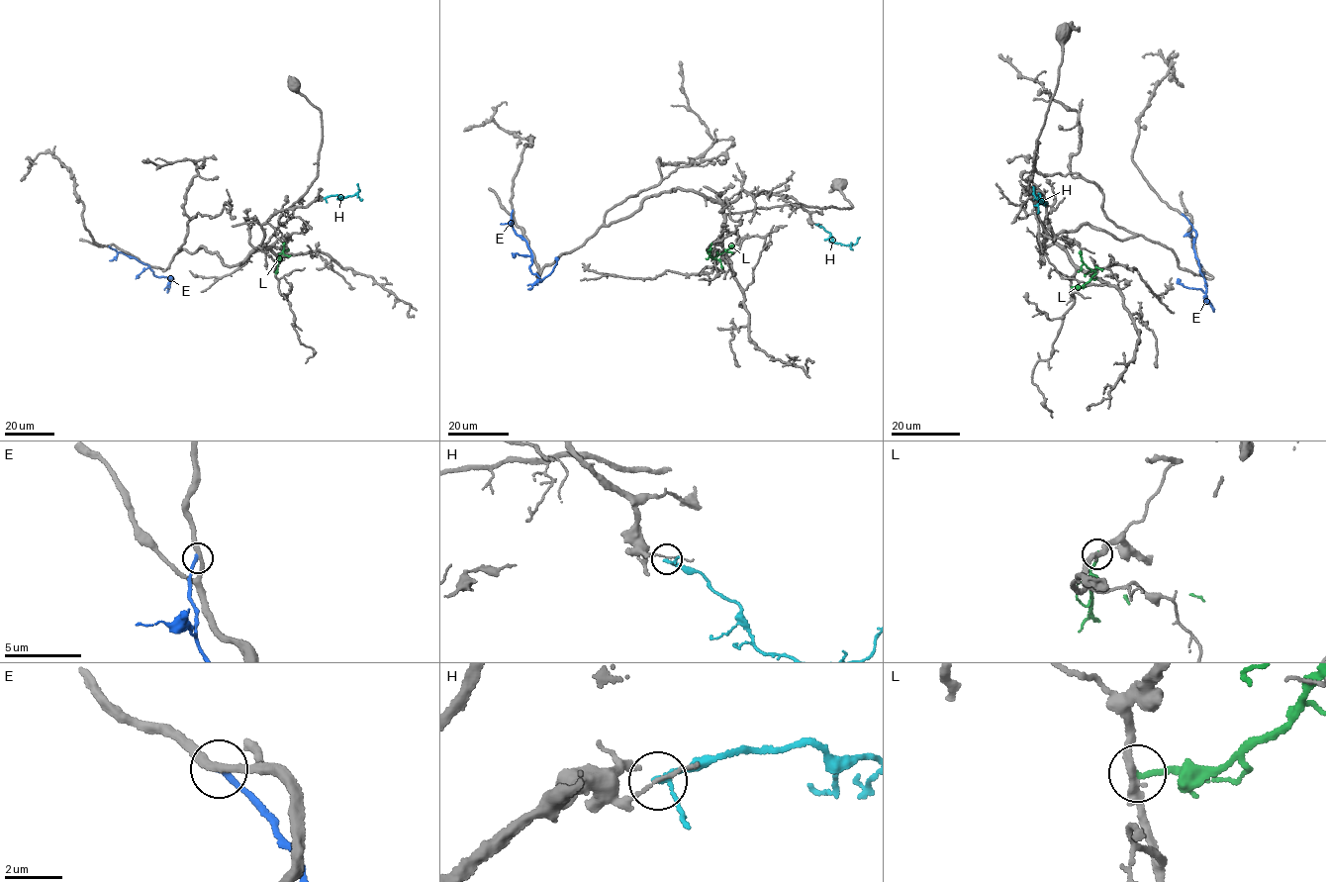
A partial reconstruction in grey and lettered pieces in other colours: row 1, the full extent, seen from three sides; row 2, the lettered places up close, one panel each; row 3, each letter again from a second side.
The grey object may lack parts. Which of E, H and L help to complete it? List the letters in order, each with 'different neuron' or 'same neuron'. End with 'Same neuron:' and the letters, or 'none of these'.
E: different neuron
H: different neuron
L: different neuron
Same neuron: none of these

